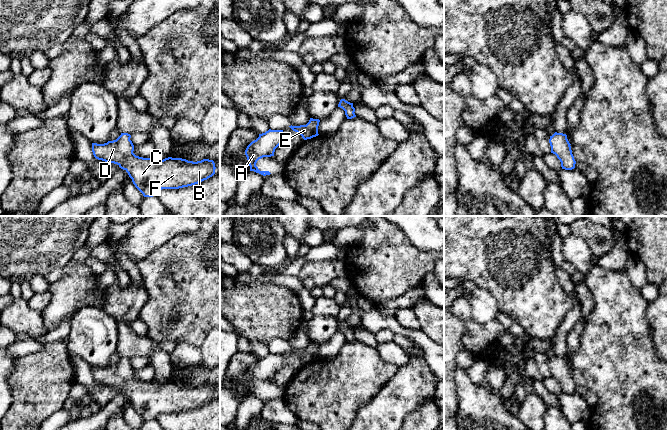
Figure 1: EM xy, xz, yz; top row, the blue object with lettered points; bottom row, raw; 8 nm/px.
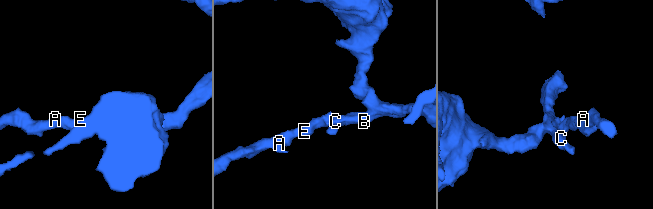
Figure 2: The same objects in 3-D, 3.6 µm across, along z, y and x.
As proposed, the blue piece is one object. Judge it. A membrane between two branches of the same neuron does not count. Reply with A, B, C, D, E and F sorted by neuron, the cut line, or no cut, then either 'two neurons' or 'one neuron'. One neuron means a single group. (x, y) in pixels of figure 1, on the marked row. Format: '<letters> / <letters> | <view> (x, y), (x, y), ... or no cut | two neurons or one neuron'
A B C D E F | no cut | one neuron

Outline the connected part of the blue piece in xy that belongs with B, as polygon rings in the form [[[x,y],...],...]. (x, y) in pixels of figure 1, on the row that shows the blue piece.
[[[121,133],[116,140],[108,141],[104,144],[92,143],[92,152],[96,159],[117,164],[121,169],[125,170],[135,187],[144,197],[153,197],[162,189],[179,189],[192,186],[207,180],[215,174],[215,163],[209,159],[193,162],[182,158],[168,157],[157,160],[154,157],[143,158],[136,156],[133,153],[134,145],[130,138],[130,134]]]

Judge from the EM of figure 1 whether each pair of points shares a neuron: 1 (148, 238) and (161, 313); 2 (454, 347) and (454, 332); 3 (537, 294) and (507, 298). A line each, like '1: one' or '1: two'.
1: two
2: one
3: one

